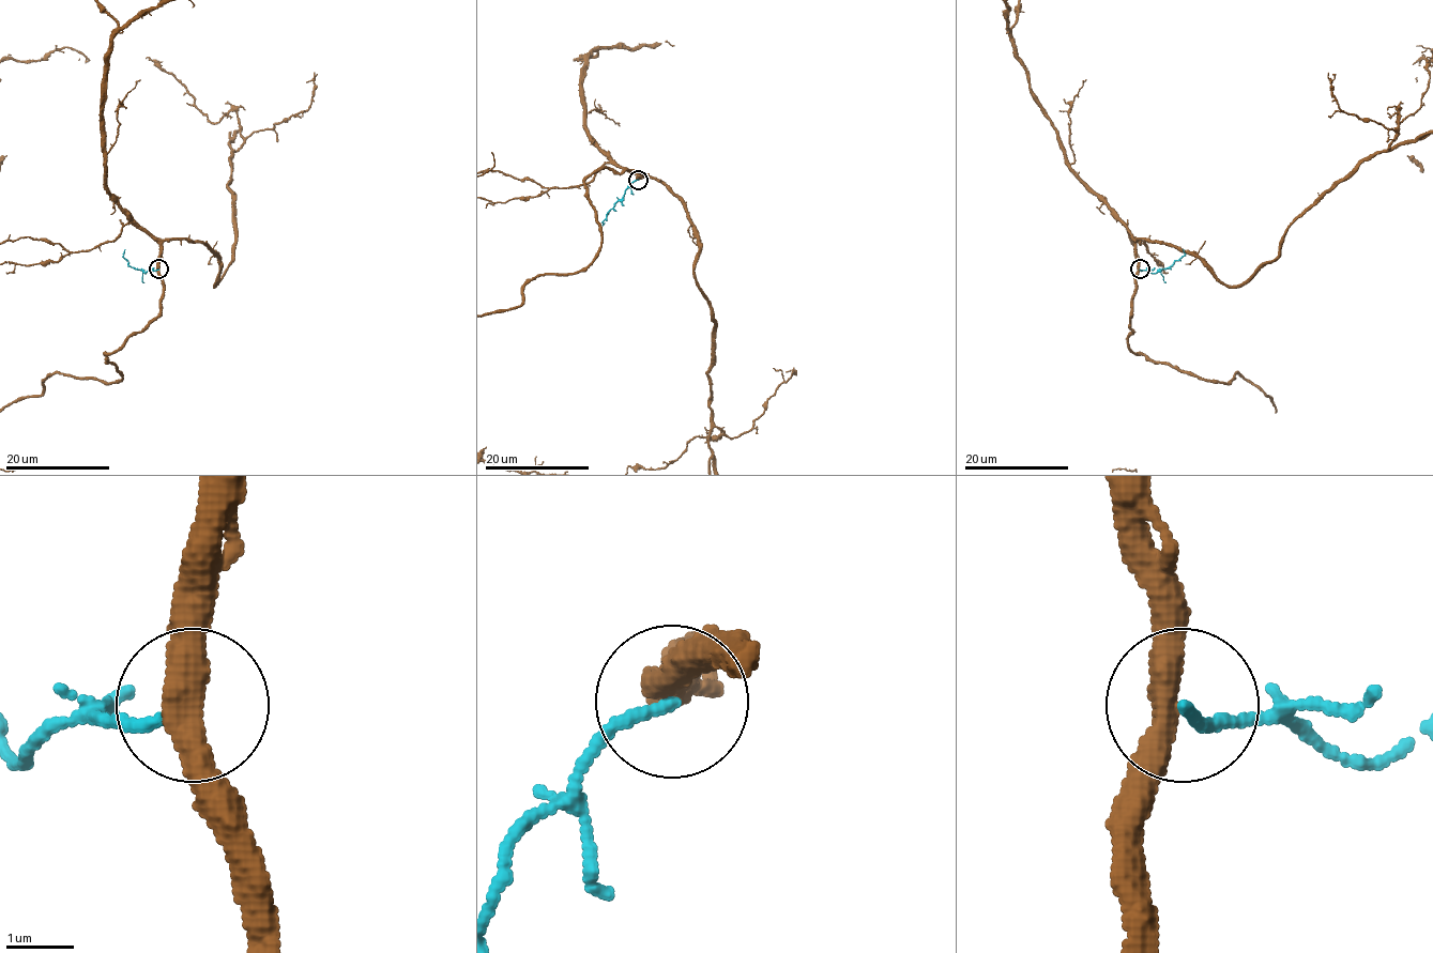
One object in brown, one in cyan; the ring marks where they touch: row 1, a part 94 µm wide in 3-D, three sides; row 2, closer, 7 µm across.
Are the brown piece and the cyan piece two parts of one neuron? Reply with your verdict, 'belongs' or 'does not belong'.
does not belong

